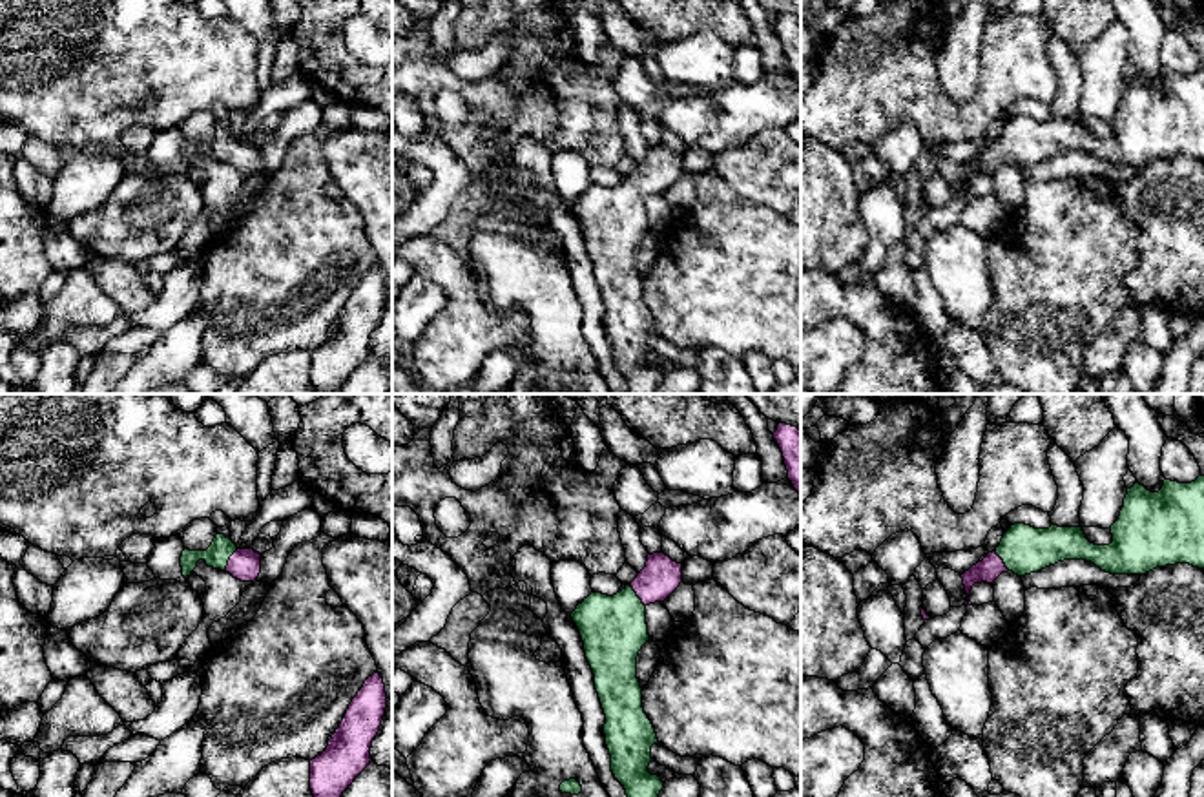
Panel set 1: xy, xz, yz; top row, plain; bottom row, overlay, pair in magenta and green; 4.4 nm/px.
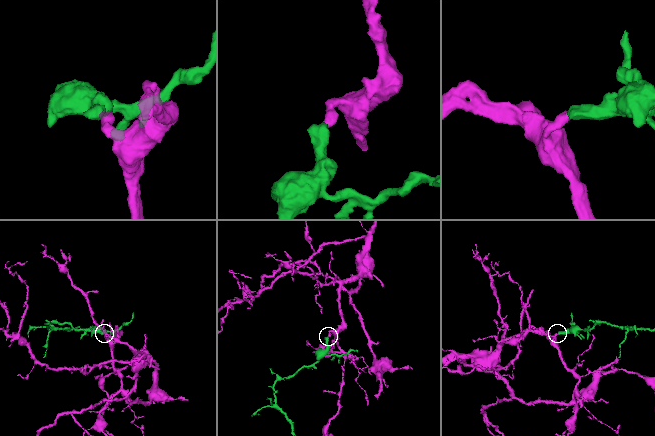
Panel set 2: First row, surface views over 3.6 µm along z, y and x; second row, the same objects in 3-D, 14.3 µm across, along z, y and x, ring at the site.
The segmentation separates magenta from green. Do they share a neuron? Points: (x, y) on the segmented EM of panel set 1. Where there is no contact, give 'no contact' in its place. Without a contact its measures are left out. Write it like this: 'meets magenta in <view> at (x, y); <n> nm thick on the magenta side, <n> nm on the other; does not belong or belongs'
meets magenta in xy at (228, 560); 140 nm thick on the magenta side, 110 nm on the other; belongs

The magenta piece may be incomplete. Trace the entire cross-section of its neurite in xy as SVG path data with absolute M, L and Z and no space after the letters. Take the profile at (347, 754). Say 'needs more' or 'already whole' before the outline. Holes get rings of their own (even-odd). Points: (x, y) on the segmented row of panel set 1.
already whole; M379 673L368 677L328 740L327 750L310 761L314 797L341 797L354 779L370 764L370 746L387 708Z

